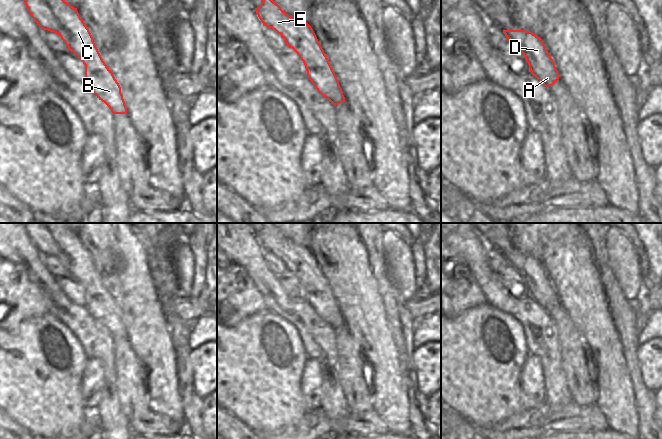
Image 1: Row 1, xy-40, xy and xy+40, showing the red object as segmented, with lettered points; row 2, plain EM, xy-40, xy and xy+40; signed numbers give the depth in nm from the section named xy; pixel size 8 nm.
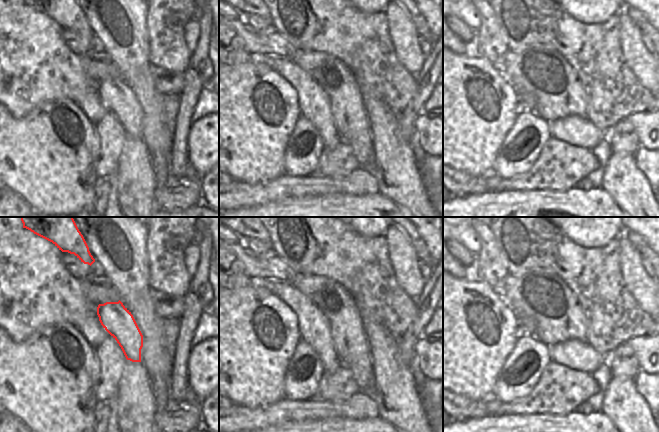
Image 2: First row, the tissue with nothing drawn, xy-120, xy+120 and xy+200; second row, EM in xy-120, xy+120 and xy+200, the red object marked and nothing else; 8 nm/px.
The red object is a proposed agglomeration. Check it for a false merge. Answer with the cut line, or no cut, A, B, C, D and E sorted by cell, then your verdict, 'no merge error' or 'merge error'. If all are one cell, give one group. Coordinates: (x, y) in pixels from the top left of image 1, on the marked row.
no cut; A B C D E; no merge error

